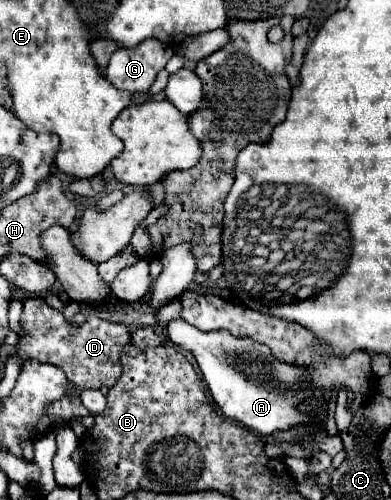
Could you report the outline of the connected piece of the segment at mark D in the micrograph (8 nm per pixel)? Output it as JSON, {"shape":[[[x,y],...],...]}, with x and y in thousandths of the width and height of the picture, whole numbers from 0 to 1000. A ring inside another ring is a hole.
{"shape":[[[110,590],[69,594],[59,602],[54,630],[59,674],[49,678],[49,710],[69,718],[95,718],[105,726],[146,730],[166,742],[171,758],[197,770],[202,782],[253,778],[258,770],[289,774],[304,758],[304,702],[335,686],[330,654],[315,646],[269,642],[253,634],[223,634],[212,650],[182,650],[166,642],[161,626],[125,614]]]}

